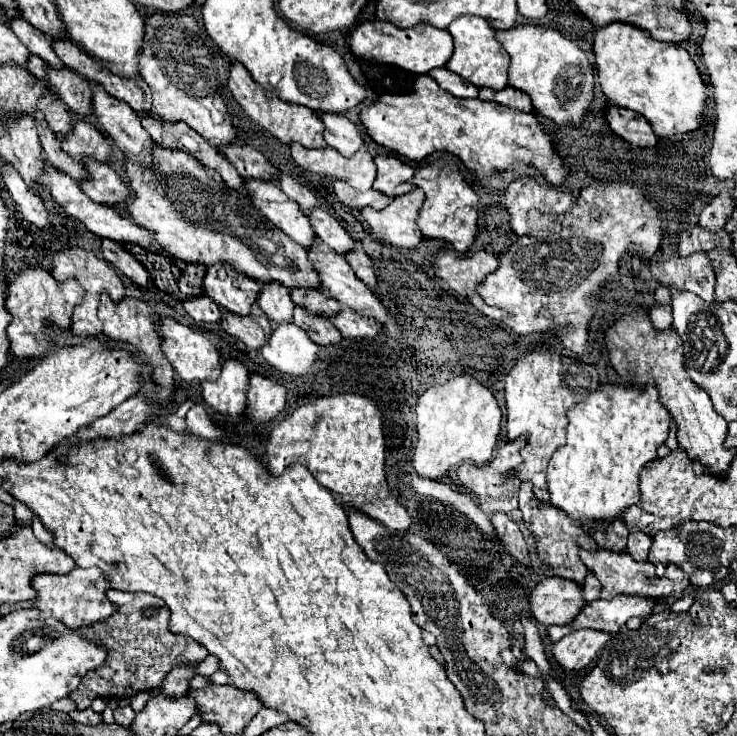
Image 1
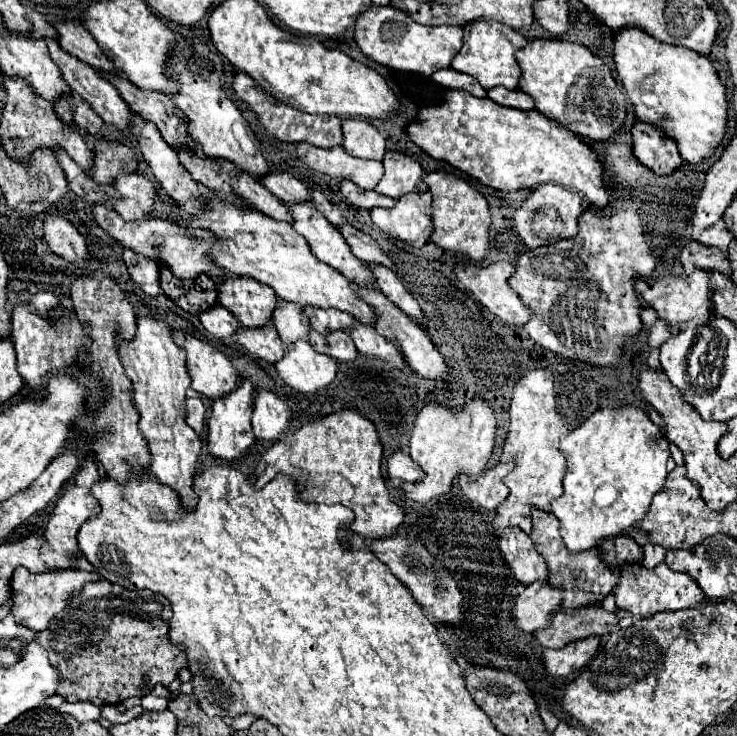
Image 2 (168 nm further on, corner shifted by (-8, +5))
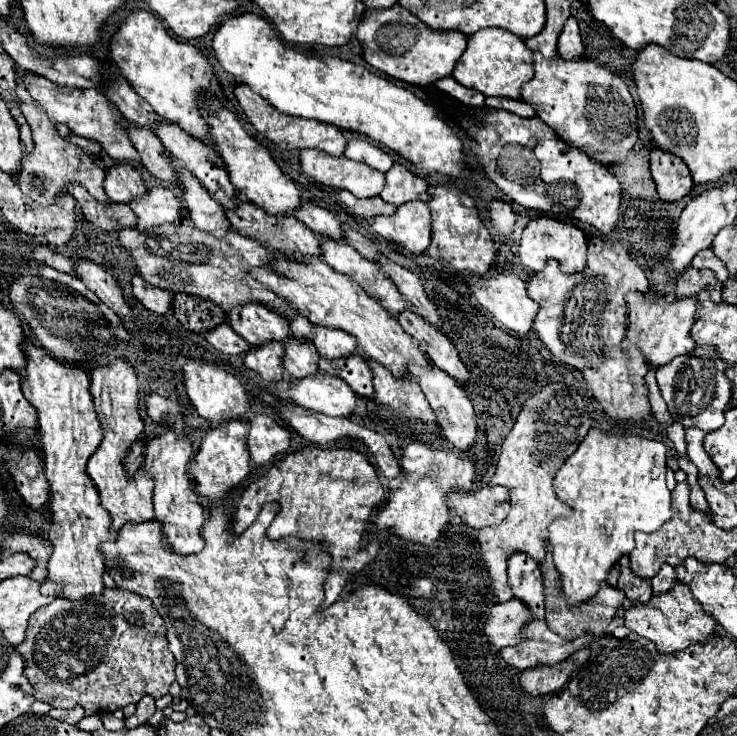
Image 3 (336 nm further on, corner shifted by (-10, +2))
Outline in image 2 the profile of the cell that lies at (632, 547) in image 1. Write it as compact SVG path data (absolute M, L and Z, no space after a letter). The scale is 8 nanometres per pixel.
M643 546L643 554L645 554L643 566L645 566L645 568L655 568L659 562L665 560L667 550L661 548L661 546Z

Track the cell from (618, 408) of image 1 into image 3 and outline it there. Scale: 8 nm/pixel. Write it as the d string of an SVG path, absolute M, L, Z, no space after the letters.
M591 429L587 433L587 437L581 441L581 445L577 447L577 451L567 457L567 461L563 463L563 467L559 469L559 473L555 475L555 481L553 481L553 489L555 493L559 495L559 499L563 503L567 503L569 507L573 507L573 513L571 517L559 517L557 521L551 523L549 527L549 543L551 543L551 553L553 553L553 561L555 561L555 567L563 579L563 591L569 599L569 603L581 603L581 601L587 601L591 599L597 589L599 589L599 583L605 581L607 577L607 571L613 567L613 563L625 555L625 553L631 553L633 547L635 547L635 541L633 541L633 535L635 531L645 531L645 533L651 533L651 531L657 531L667 519L671 519L671 491L667 489L665 485L665 453L667 453L667 447L661 443L661 441L653 441L653 439L643 439L641 435L613 435L613 433L605 433L605 431L599 431L599 429Z

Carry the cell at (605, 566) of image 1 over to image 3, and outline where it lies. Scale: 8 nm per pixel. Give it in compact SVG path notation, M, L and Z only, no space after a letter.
M675 581L671 591L663 595L653 595L647 605L629 607L625 611L625 625L633 633L651 639L657 645L659 653L673 653L673 651L687 649L691 643L707 641L715 633L717 623L711 615L707 615L701 609L695 597L691 597L691 591L687 589L687 585L683 585L683 581Z

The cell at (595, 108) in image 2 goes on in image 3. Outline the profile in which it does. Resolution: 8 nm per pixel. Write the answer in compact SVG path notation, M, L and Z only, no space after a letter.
M569 17L563 25L557 51L561 57L555 55L555 59L545 59L541 53L533 53L535 75L521 89L523 101L533 105L537 117L541 117L561 139L583 149L597 163L623 163L639 139L637 109L629 87L619 75L607 71L605 67L597 67L591 59L581 57L583 43L579 25L573 17Z

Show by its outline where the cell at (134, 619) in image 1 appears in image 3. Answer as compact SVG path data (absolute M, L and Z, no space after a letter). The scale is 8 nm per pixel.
M117 587L115 589L103 589L103 593L99 597L85 597L85 599L79 599L79 601L57 597L53 603L41 607L37 613L31 615L27 637L25 637L25 641L21 645L17 645L17 651L27 661L25 675L31 681L31 685L35 687L35 697L39 701L47 701L51 707L63 707L63 709L71 709L75 705L81 705L87 715L99 715L99 713L123 709L129 703L137 703L145 695L153 695L155 699L159 699L159 697L169 693L169 687L175 681L175 665L177 665L177 661L175 661L175 657L167 649L165 625L163 625L163 619L159 617L159 613L157 613L157 609L151 605L151 599L145 599L141 595L135 595L131 591L123 591L123 589L117 589Z

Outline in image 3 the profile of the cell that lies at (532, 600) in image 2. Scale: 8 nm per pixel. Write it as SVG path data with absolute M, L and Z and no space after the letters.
M513 597L505 603L497 603L491 609L485 623L485 635L497 649L517 645L519 641L525 639L523 627L529 621L531 613L527 613L527 605L523 605L523 601Z

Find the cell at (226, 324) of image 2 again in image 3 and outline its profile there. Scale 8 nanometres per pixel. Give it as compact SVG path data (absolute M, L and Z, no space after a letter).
M223 323L223 325L217 325L215 329L207 331L205 333L205 339L219 351L223 353L229 353L229 355L243 355L247 353L249 345L247 341L243 341L243 337L239 337L229 323Z

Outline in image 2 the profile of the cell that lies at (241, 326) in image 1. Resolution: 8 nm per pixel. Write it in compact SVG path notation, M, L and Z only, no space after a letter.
M269 322L269 326L261 328L261 330L239 328L235 338L243 348L247 348L247 352L253 358L259 358L267 364L275 364L285 356L285 346L283 346L273 322Z

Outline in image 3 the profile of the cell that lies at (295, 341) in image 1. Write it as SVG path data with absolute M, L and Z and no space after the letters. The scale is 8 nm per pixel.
M313 373L311 377L303 377L301 381L289 381L289 389L287 395L303 409L311 409L311 411L319 411L331 417L341 417L341 415L349 415L355 409L355 391L345 383L339 381L339 377L331 377L329 373Z

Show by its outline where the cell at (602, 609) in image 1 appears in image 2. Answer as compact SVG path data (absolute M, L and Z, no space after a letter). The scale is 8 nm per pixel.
M561 610L553 614L551 626L533 632L543 648L563 648L589 636L605 636L617 626L617 616L607 610Z

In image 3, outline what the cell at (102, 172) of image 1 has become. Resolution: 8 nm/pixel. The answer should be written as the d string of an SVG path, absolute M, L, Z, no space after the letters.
M151 187L143 197L137 197L129 203L137 213L137 229L145 231L153 225L173 223L179 217L181 201L169 187Z

